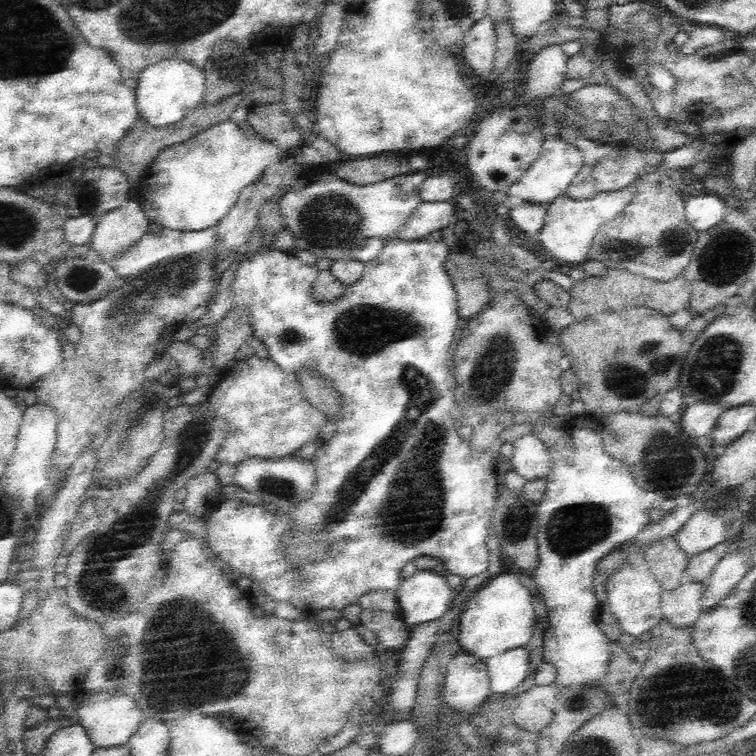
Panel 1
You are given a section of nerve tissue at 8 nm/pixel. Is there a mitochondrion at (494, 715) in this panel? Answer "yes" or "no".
no

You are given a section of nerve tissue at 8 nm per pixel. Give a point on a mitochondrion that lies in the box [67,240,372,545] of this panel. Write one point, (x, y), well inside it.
(196, 431)

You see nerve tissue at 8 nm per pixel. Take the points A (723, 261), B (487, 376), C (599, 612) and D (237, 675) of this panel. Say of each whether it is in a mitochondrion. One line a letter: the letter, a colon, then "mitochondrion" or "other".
A: mitochondrion
B: mitochondrion
C: other
D: mitochondrion

